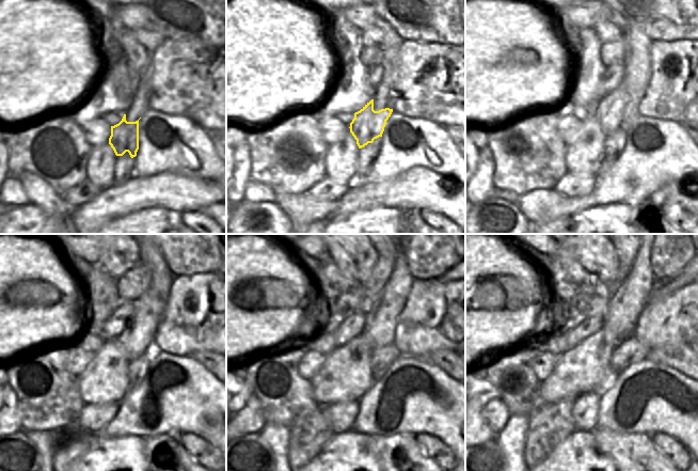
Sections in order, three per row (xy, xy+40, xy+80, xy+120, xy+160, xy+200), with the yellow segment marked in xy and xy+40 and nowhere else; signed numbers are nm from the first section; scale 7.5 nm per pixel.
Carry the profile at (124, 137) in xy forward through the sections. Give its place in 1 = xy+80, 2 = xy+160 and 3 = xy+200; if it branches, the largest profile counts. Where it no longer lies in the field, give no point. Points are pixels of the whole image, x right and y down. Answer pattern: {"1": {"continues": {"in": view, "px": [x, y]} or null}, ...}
{"1": {"continues": {"in": "xy+80", "px": [612, 111]}}, "2": {"continues": {"in": "xy+160", "px": [380, 322]}}, "3": {"continues": {"in": "xy+200", "px": [627, 302]}}}

